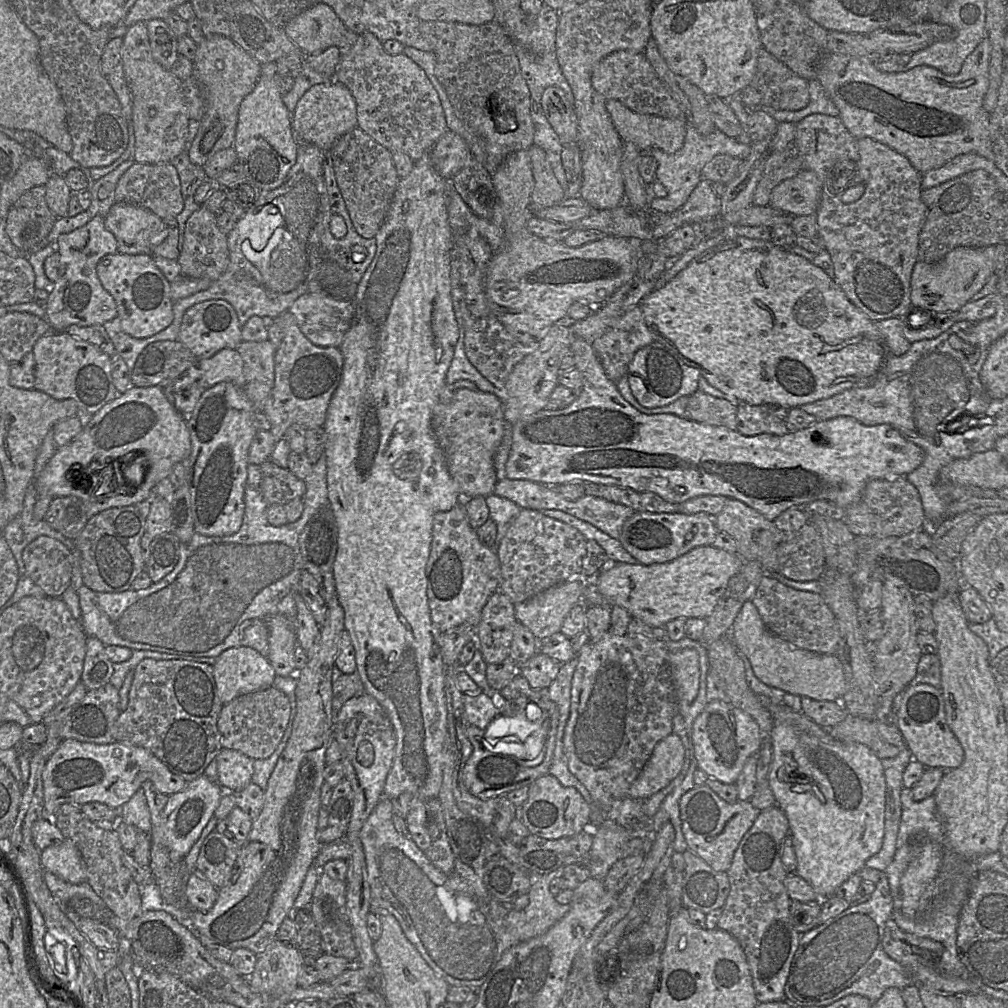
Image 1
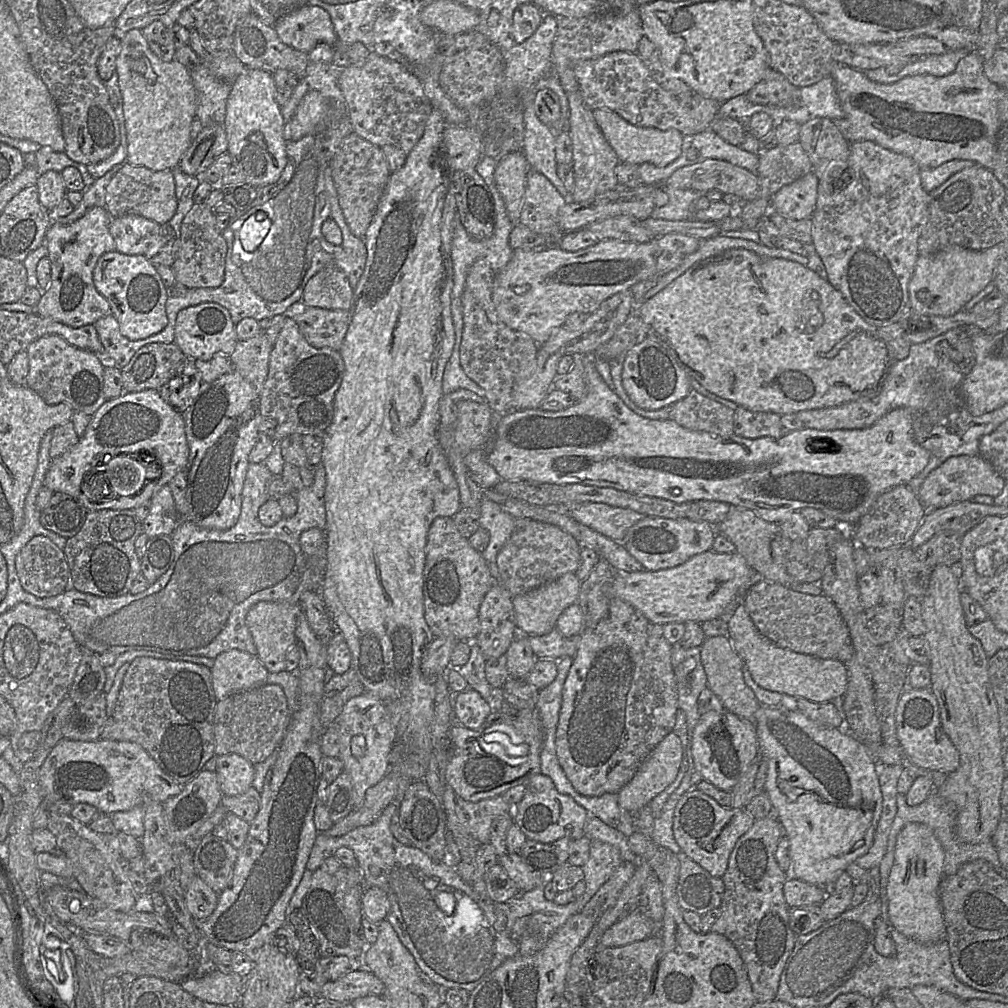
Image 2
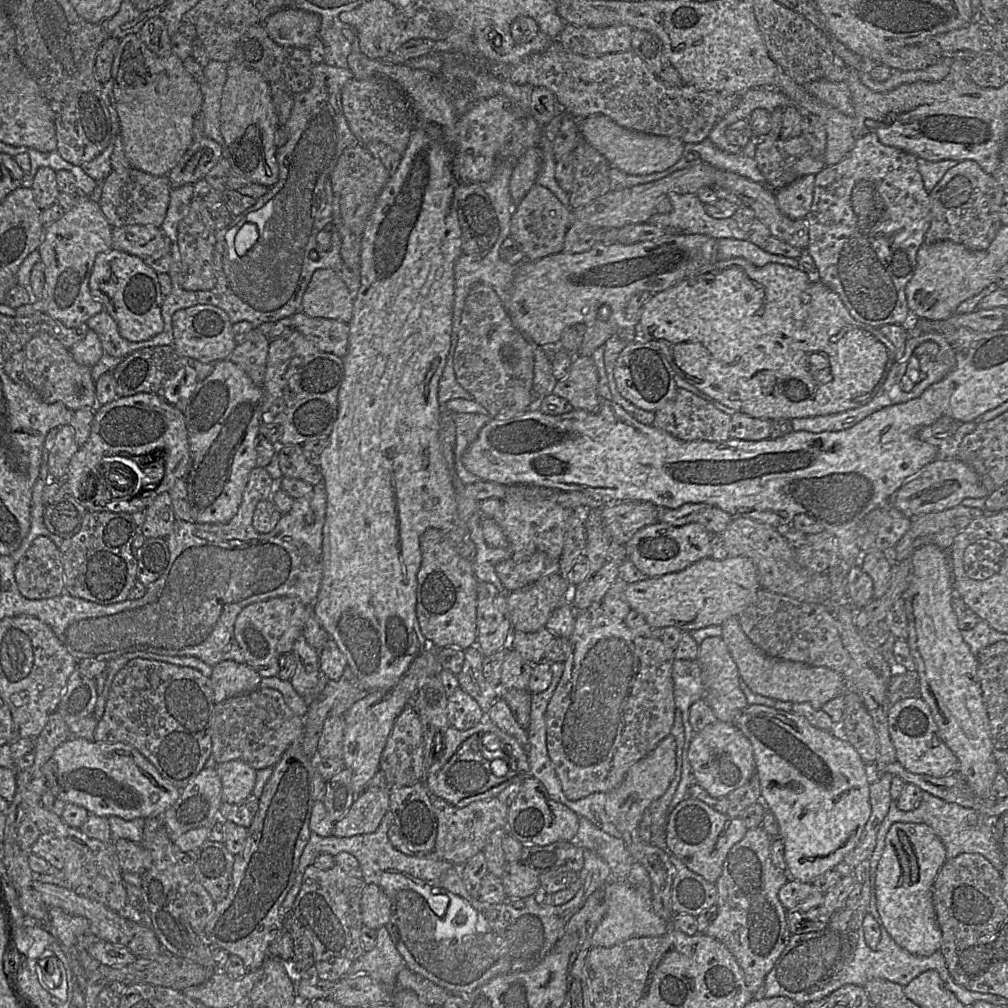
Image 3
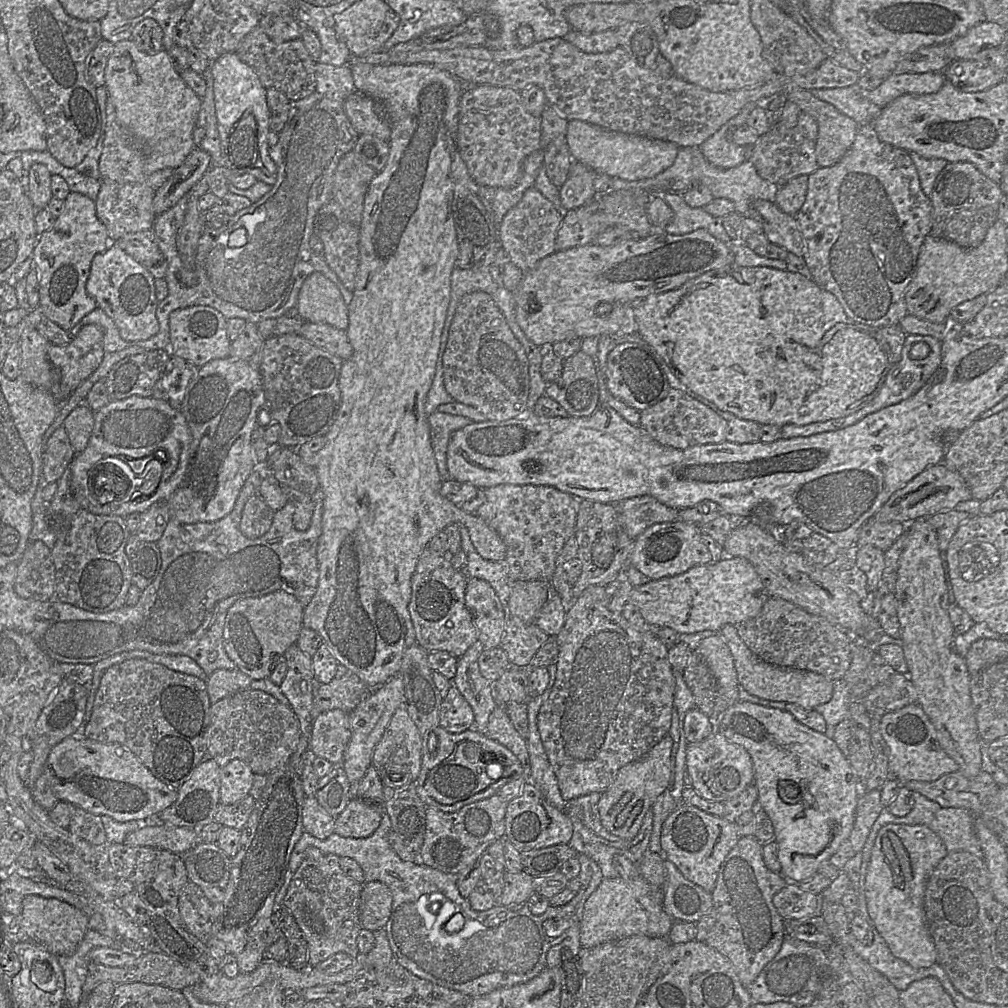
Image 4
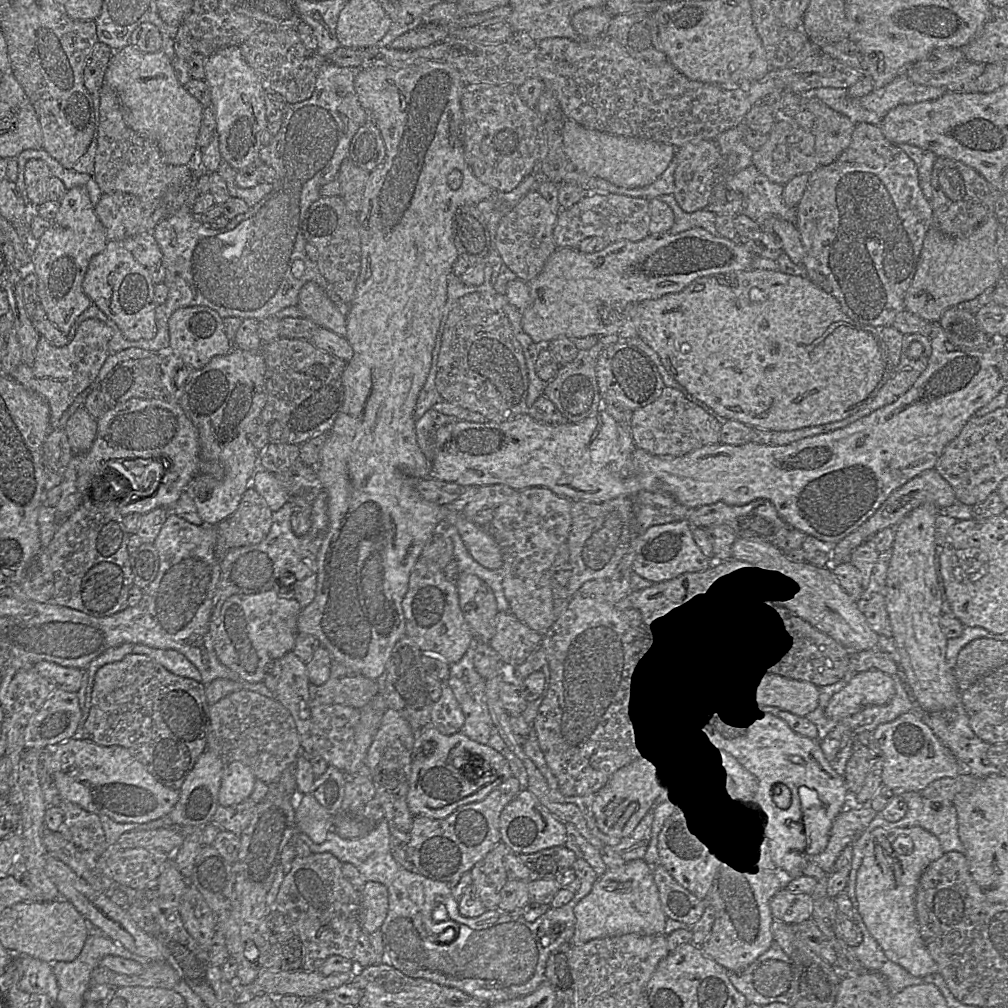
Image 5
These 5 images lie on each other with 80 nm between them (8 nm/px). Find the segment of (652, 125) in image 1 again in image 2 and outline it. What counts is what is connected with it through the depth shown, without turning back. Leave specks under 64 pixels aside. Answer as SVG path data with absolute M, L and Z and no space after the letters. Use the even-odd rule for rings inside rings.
M606 108L596 109L593 112L599 128L615 150L620 162L635 165L650 163L663 168L675 161L682 153L684 136L677 129L660 130L653 127L639 127L629 123L615 111Z

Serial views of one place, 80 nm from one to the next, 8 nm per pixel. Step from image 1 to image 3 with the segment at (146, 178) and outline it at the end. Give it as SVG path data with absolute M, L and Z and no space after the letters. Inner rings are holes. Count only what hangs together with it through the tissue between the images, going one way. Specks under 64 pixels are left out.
M134 168L124 172L112 171L103 181L98 204L112 228L125 225L153 225L160 228L169 206L170 190L168 175L153 176Z

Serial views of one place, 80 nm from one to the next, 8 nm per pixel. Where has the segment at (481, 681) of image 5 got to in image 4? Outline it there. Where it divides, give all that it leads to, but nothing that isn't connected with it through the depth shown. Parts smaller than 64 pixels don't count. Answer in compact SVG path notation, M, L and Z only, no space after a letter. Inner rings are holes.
M477 639L458 659L452 684L460 691L474 712L470 729L486 733L489 717L497 705L493 684L480 673L478 658L484 650Z

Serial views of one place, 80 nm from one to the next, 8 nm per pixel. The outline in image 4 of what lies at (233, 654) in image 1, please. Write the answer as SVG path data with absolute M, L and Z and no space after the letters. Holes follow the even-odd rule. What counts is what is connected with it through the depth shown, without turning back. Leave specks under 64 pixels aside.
M216 670L206 680L207 692L211 704L236 692L248 690L253 680L236 670Z

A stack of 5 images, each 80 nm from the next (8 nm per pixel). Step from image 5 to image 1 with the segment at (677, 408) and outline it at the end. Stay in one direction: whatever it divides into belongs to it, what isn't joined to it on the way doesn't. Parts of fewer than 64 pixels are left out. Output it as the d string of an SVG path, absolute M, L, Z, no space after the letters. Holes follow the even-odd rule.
M697 390L689 396L686 419L728 430L736 430L737 406Z

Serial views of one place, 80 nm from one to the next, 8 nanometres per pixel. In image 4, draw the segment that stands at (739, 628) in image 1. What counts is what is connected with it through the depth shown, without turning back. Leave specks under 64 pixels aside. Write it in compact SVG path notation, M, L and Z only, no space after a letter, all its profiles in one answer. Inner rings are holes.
M733 624L724 625L720 630L720 635L733 657L738 682L749 694L769 701L797 704L809 710L815 710L817 706L831 700L834 682L823 675L811 671L784 668L763 661L745 645Z

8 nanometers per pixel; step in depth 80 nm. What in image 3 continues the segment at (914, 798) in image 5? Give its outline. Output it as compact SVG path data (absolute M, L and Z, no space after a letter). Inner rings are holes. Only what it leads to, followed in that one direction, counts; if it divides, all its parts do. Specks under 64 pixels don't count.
M923 792L923 796L920 805L912 811L902 811L896 805L896 801L892 801L889 812L883 820L876 837L876 846L869 859L870 870L870 905L868 912L875 918L879 926L883 926L880 919L877 907L876 907L876 896L875 896L875 879L879 861L885 848L885 838L894 823L918 823L929 826L934 833L938 836L942 842L945 852L946 860L952 859L963 853L975 853L980 854L986 858L992 866L999 872L1003 868L1003 855L1002 849L997 844L993 831L992 825L997 818L983 818L975 810L970 808L964 808L955 803L946 802L936 796L933 796L927 792Z

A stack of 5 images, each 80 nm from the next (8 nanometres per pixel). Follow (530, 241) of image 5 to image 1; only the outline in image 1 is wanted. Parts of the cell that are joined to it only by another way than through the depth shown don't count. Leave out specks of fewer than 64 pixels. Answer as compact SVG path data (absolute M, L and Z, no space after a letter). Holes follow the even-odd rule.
M533 144L528 149L528 151L531 158L532 172L535 181L529 204L530 214L531 216L533 216L533 211L536 211L541 208L551 207L564 200L566 197L564 190L558 182L551 167L551 164L547 159L546 152L544 151L544 149Z

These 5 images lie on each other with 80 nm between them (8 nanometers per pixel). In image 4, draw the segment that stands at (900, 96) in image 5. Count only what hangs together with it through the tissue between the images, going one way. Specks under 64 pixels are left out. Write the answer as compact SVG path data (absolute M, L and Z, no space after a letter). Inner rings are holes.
M943 71L926 73L893 73L876 89L865 92L865 97L881 109L904 94L936 93L944 84Z

